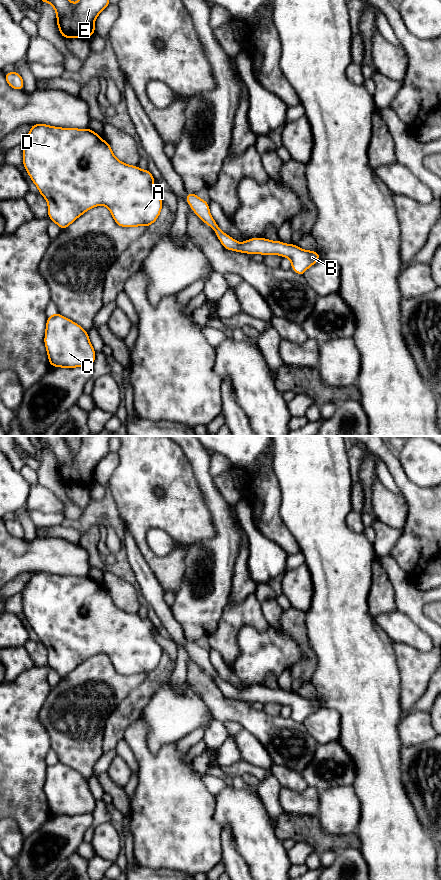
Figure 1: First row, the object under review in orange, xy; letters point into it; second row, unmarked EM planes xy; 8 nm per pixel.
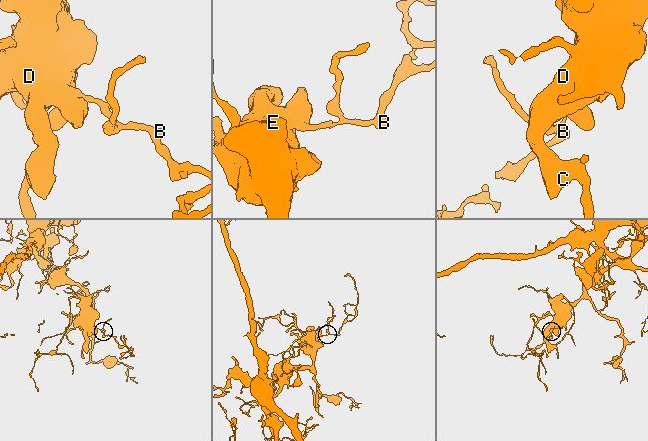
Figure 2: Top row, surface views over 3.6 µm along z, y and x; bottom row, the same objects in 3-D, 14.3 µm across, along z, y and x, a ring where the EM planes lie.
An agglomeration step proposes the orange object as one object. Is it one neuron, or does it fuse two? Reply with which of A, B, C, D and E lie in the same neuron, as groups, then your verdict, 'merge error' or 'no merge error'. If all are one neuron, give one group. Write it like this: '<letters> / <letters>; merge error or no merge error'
A B C D E; no merge error

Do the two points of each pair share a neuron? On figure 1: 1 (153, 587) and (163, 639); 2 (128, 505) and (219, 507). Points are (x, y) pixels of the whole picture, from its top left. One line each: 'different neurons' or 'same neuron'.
1: different neurons
2: different neurons

